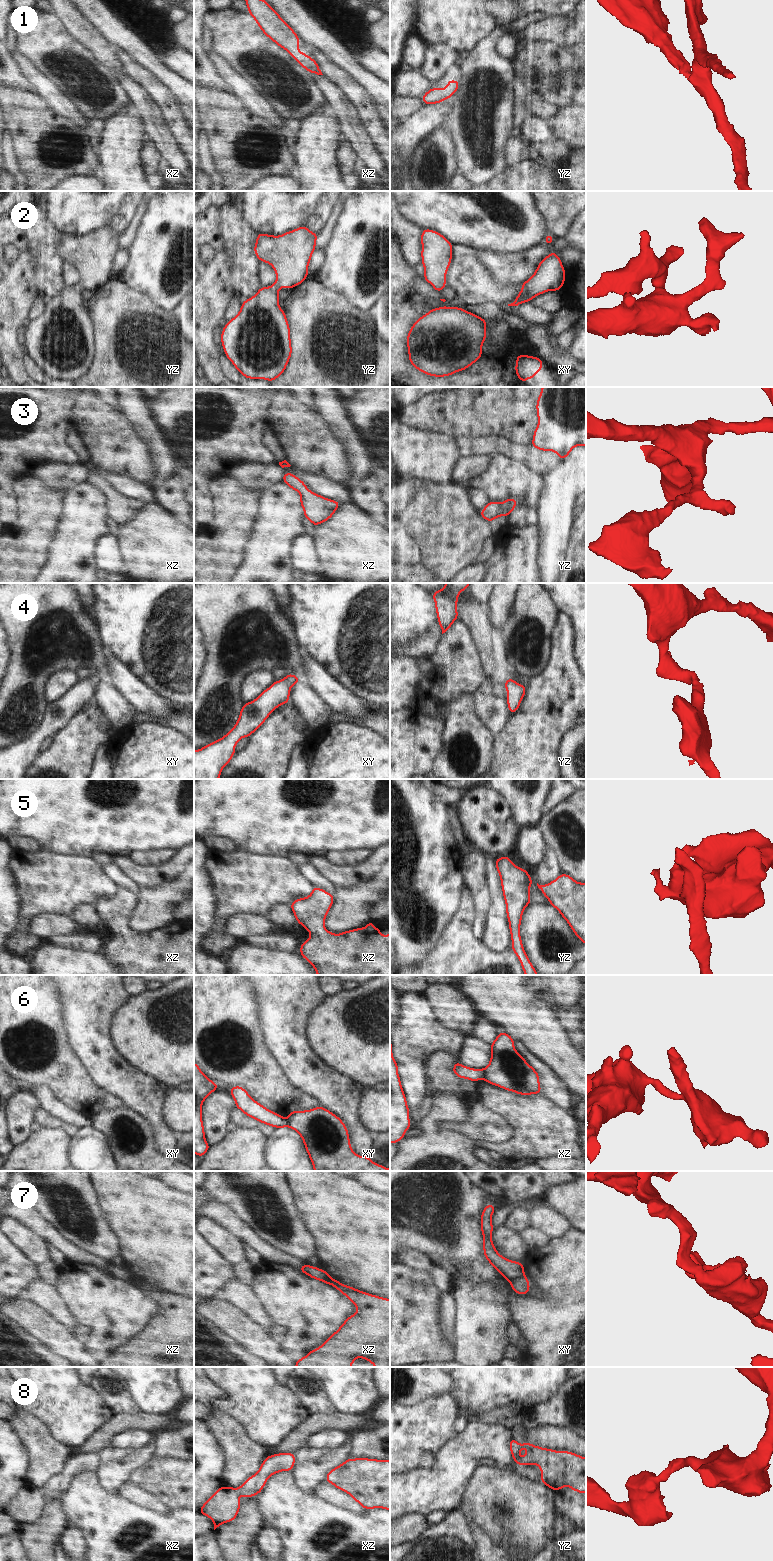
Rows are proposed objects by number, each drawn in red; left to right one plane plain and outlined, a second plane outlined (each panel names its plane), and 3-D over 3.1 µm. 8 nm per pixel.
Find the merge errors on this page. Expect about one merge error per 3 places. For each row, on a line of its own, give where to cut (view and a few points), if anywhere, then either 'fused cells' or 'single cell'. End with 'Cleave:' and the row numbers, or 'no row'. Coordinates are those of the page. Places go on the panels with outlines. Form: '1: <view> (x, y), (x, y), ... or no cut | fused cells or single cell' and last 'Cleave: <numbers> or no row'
1: no cut | single cell
2: no cut | single cell
3: no cut | single cell
4: no cut | single cell
5: no cut | single cell
6: xz (482, 1069), (483, 1078) | fused cells
7: xy (524, 1275), (510, 1281) | fused cells
8: no cut | single cell
Cleave: 6, 7

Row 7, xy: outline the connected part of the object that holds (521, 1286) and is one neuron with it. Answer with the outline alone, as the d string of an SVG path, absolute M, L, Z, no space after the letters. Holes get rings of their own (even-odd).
M525 1276L517 1278L513 1281L510 1281L510 1286L512 1287L513 1291L519 1295L525 1295L530 1290L530 1281Z

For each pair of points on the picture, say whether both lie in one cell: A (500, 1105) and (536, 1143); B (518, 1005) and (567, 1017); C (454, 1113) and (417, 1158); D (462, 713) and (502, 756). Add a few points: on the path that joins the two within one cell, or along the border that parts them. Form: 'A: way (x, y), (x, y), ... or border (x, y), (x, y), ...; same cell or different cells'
A: way (510, 1114), (529, 1133); same cell
B: border (543, 997), (557, 1012), (558, 1022), (569, 1036); different cells
C: way (441, 1120), (433, 1128), (433, 1142), (430, 1145); same cell
D: border (494, 737), (494, 752), (492, 754); different cells

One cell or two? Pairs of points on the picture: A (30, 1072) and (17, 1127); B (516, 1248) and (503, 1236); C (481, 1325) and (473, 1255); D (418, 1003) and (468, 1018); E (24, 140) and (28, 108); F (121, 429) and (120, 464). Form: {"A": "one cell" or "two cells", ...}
{"A": "two cells", "B": "one cell", "C": "one cell", "D": "two cells", "E": "one cell", "F": "one cell"}

